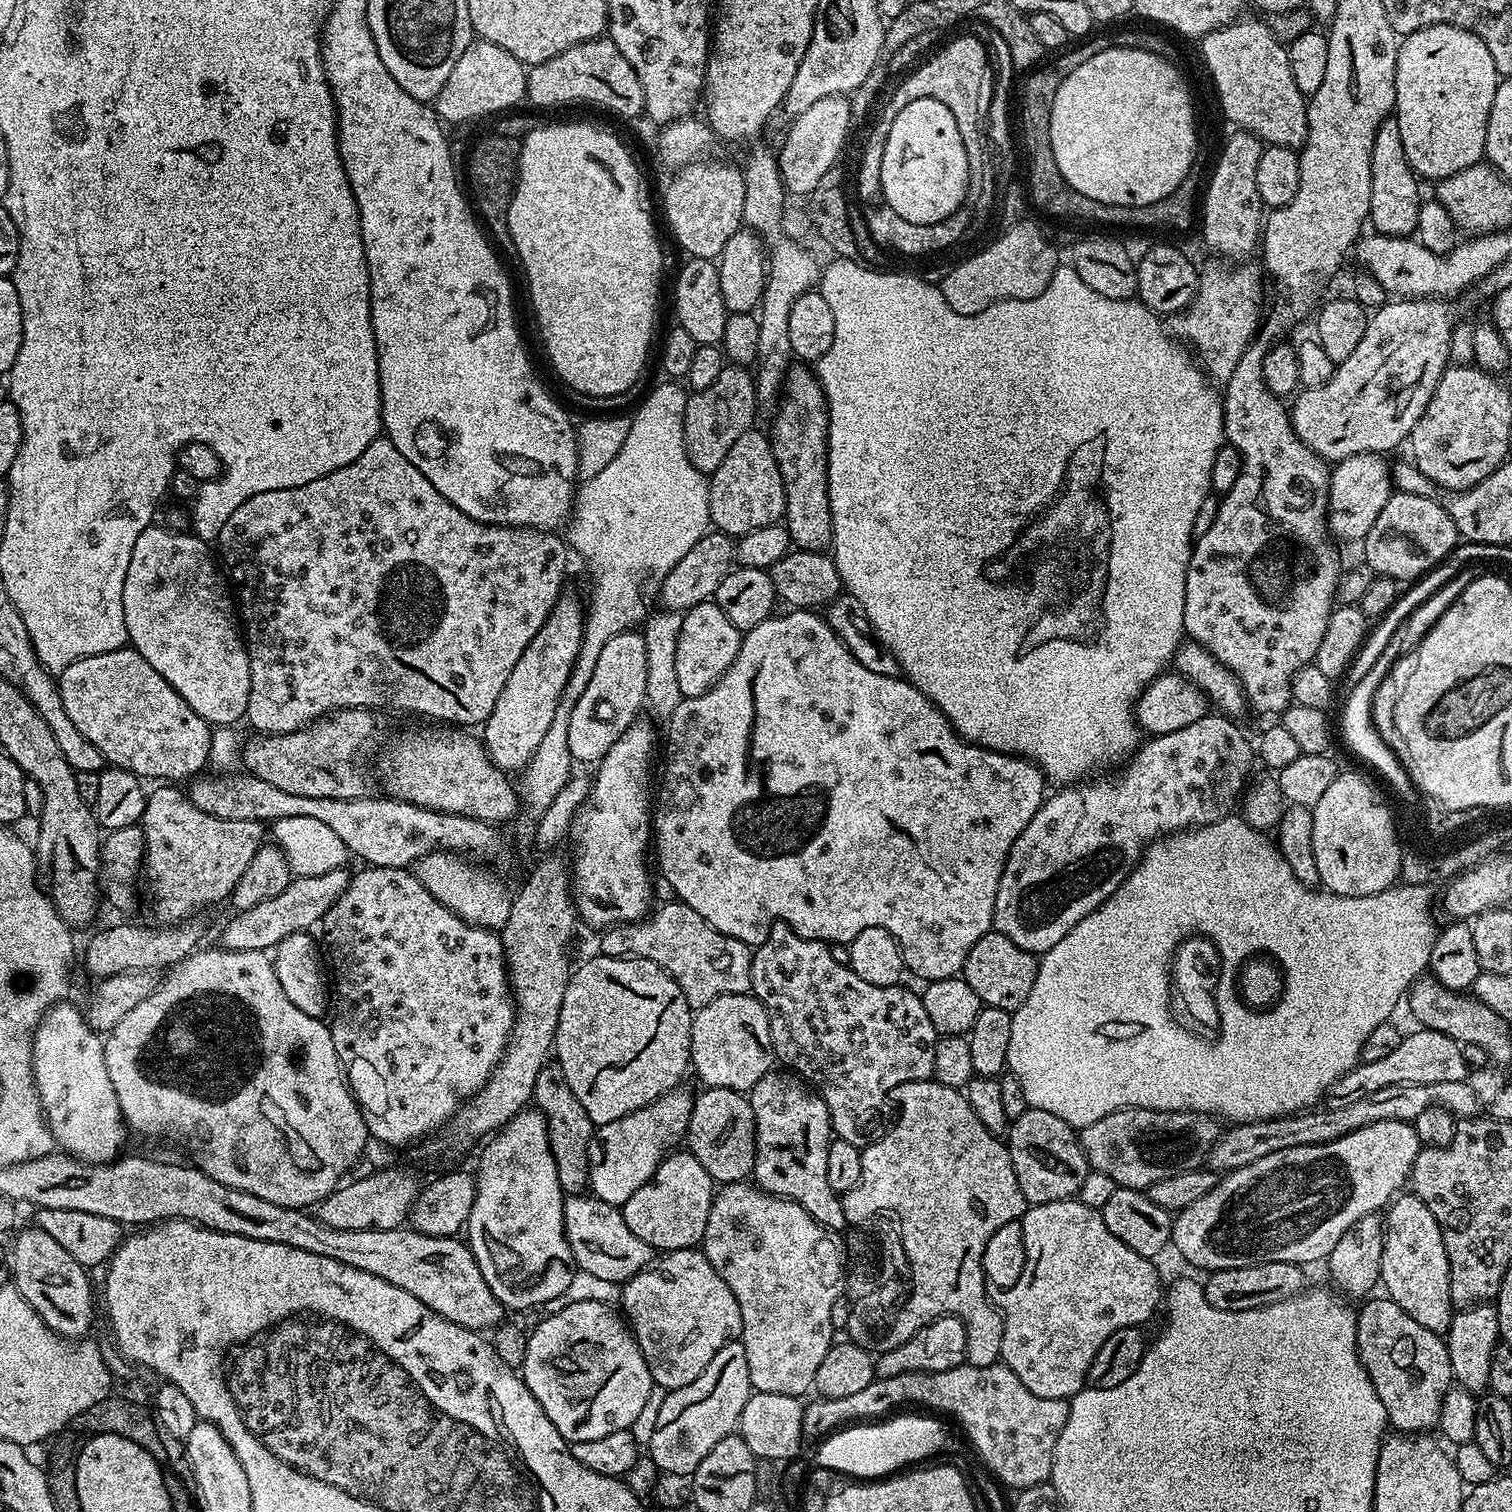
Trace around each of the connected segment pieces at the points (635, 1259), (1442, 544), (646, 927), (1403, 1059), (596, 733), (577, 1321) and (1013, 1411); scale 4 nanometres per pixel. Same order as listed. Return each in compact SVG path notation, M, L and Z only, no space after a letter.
M587 1195L564 1197L564 1233L566 1242L570 1242L573 1265L586 1274L606 1278L606 1282L623 1286L654 1260L653 1248L626 1226L624 1213L617 1205Z
M1393 491L1386 506L1382 506L1382 514L1378 514L1374 526L1370 526L1370 534L1363 538L1362 560L1371 566L1376 576L1412 582L1447 560L1457 544L1456 527L1439 499L1431 500L1418 494Z
M679 902L671 903L662 905L657 912L655 909L643 920L634 920L631 924L613 924L611 928L603 929L601 936L604 937L600 940L599 951L606 956L621 958L641 956L650 962L658 962L658 966L662 966L662 970L666 970L666 974L670 974L670 978L674 978L674 982L678 982L682 994L686 994L686 1002L694 1010L714 1002L714 998L718 998L722 994L751 993L750 966L752 965L753 949L738 938L730 938L726 934L714 930L714 926L710 926L710 922L706 922L706 918L702 918L702 914L690 910L690 906Z
M1421 1027L1418 1032L1405 1035L1398 1042L1398 1050L1393 1050L1379 1062L1360 1062L1351 1068L1342 1078L1338 1078L1330 1089L1333 1105L1345 1104L1354 1098L1366 1098L1374 1090L1399 1084L1437 1084L1438 1082L1462 1082L1468 1080L1470 1069L1461 1043L1446 1033L1435 1032Z
M636 630L614 634L614 638L602 646L598 666L594 666L594 674L586 690L582 690L582 698L578 698L570 710L568 745L573 761L599 765L610 746L614 746L614 742L618 742L618 738L622 738L624 731L641 715L640 707L642 710L646 704L646 680L646 642L643 635Z
M574 1302L566 1306L566 1310L558 1310L553 1316L545 1315L543 1319L536 1329L528 1332L522 1375L530 1394L538 1398L538 1406L542 1406L546 1418L554 1422L554 1430L558 1430L569 1445L594 1442L594 1438L606 1438L606 1434L629 1431L653 1383L646 1358L621 1313L602 1302Z
M965 1362L957 1368L941 1372L911 1372L894 1374L894 1378L877 1378L870 1382L870 1386L866 1386L866 1390L858 1390L858 1394L850 1394L847 1398L816 1398L812 1405L809 1403L804 1409L804 1435L808 1438L823 1438L857 1422L872 1422L877 1418L887 1417L897 1411L895 1408L899 1404L925 1404L928 1408L949 1412L964 1427L969 1442L976 1447L976 1452L984 1459L985 1466L1002 1483L1009 1484L1013 1490L1019 1490L1045 1483L1051 1477L1054 1446L1058 1446L1058 1434L1062 1434L1062 1426L1068 1417L1069 1401L1038 1398L1038 1394L1030 1394L1030 1390L1022 1386L1018 1374L1014 1374L1014 1370L1010 1370L1002 1362L990 1366L974 1366Z

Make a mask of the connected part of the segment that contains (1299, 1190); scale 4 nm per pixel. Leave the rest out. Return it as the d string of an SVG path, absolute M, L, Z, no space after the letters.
M1394 1120L1362 1126L1362 1130L1354 1130L1334 1142L1290 1146L1290 1150L1266 1154L1266 1158L1258 1158L1250 1166L1223 1173L1208 1194L1175 1213L1171 1247L1180 1251L1182 1259L1208 1272L1266 1262L1309 1266L1315 1260L1327 1261L1346 1230L1363 1216L1379 1213L1397 1195L1400 1189L1396 1188L1409 1183L1414 1158L1418 1158L1421 1147L1415 1127L1407 1120Z

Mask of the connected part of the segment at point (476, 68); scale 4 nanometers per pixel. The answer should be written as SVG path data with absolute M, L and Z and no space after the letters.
M473 39L470 46L458 58L446 86L436 95L434 111L445 125L464 124L467 120L480 120L483 116L492 116L495 112L504 112L525 99L528 90L528 74L514 54L494 46L489 40Z

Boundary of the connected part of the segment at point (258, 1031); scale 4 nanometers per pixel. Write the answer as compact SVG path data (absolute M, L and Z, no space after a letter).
M212 948L209 952L193 951L171 973L173 976L165 984L164 981L157 983L150 998L138 1002L138 1006L134 1006L134 1010L130 1010L130 1014L126 1014L126 1018L122 1018L122 1022L118 1022L118 1026L107 1033L104 1040L106 1070L110 1073L110 1082L114 1082L118 1106L124 1114L127 1127L137 1133L143 1128L152 1128L156 1135L164 1129L166 1132L176 1132L177 1136L188 1140L203 1161L200 1169L210 1178L246 1194L258 1194L258 1198L266 1198L266 1202L274 1202L278 1206L311 1209L311 1204L312 1207L319 1205L320 1201L336 1191L341 1181L347 1177L344 1175L347 1174L348 1167L359 1158L364 1143L369 1143L364 1116L348 1086L342 1061L334 1050L331 1027L321 1017L302 1014L302 1010L298 1010L298 1006L294 1006L294 1002L286 998L282 982L278 982L273 957L268 952L230 952L217 948Z

